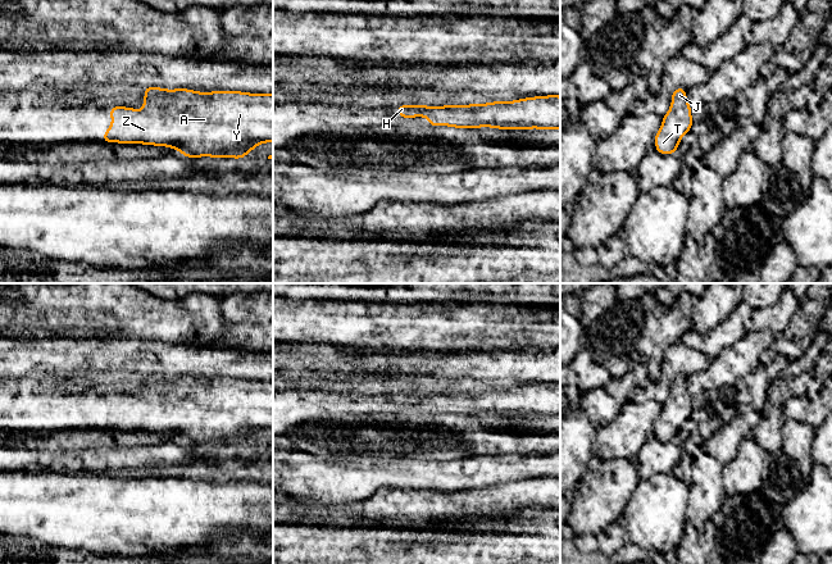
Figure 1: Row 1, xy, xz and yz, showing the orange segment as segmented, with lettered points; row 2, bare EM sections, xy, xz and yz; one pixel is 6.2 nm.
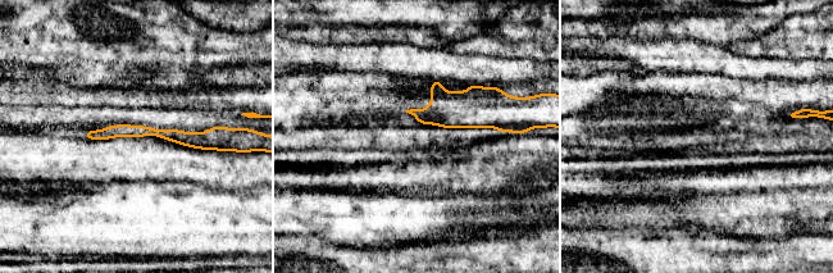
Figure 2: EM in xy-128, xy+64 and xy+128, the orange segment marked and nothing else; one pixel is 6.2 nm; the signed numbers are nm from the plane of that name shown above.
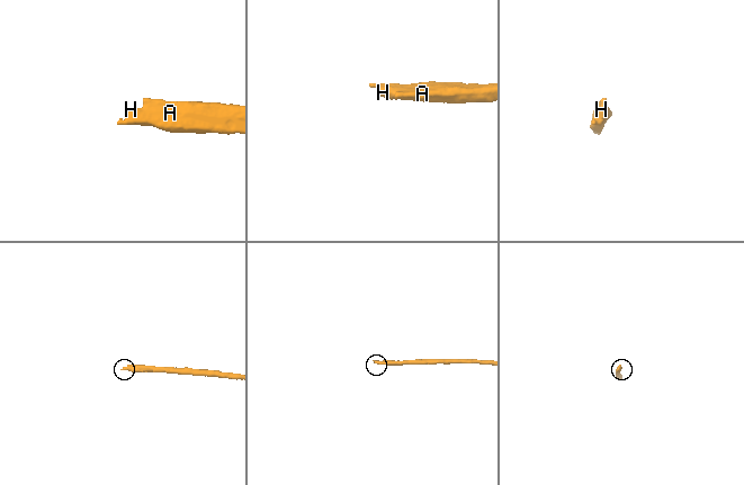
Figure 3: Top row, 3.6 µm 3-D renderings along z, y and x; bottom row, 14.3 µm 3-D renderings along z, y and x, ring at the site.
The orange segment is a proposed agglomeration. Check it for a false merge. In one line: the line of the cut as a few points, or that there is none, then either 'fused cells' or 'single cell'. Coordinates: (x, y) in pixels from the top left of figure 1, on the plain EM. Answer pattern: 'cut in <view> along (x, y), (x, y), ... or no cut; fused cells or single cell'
no cut; single cell

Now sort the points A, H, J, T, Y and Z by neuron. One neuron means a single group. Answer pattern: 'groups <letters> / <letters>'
groups A H J T Y Z

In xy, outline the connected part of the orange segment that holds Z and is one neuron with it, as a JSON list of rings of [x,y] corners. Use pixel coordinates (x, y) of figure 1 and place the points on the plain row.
[[[144,374],[145,386],[144,396],[137,397],[126,394],[113,394],[110,396],[110,406],[113,413],[108,413],[108,419],[103,422],[103,429],[119,429],[119,431],[144,431],[155,433],[168,433],[171,436],[177,436],[179,441],[188,444],[191,446],[197,446],[199,444],[213,444],[218,445],[235,445],[241,446],[255,436],[260,431],[273,429],[273,381],[249,381],[240,378],[213,378],[213,379],[197,379],[187,376],[165,377],[162,374]]]

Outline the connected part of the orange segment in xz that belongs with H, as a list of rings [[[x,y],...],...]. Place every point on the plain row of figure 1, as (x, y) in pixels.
[[[536,383],[508,390],[492,388],[470,392],[397,392],[397,404],[424,404],[431,415],[500,415],[500,417],[560,417],[560,383]]]

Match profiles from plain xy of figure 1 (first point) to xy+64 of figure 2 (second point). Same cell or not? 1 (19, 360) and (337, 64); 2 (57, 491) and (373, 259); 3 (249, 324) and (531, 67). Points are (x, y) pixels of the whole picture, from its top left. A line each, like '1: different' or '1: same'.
1: same
2: different
3: different

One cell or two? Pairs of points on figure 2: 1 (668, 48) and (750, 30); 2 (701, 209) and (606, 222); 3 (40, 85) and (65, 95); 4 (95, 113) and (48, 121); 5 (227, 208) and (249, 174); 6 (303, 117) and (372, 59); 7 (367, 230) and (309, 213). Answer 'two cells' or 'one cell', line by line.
1: two cells
2: two cells
3: one cell
4: one cell
5: two cells
6: two cells
7: one cell

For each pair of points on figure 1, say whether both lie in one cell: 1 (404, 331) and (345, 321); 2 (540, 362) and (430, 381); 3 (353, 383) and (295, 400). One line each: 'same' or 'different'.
1: same
2: same
3: different

